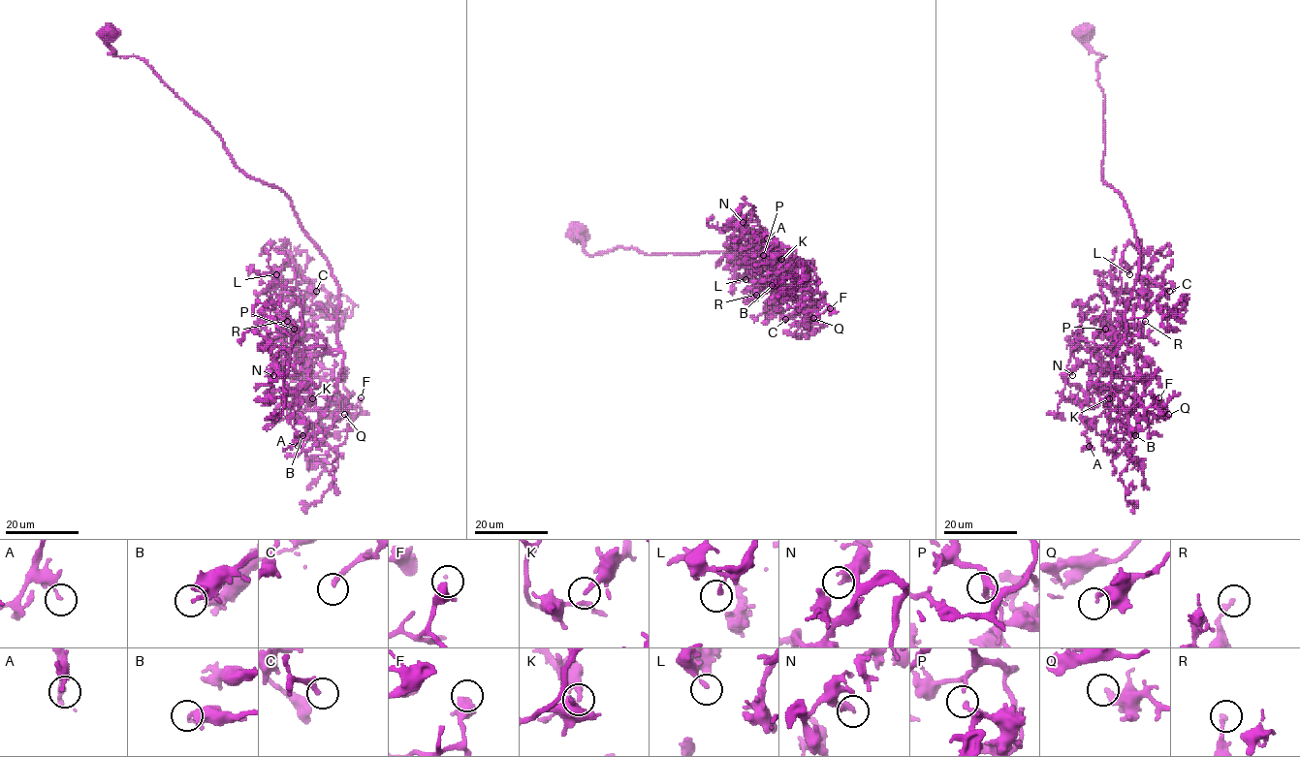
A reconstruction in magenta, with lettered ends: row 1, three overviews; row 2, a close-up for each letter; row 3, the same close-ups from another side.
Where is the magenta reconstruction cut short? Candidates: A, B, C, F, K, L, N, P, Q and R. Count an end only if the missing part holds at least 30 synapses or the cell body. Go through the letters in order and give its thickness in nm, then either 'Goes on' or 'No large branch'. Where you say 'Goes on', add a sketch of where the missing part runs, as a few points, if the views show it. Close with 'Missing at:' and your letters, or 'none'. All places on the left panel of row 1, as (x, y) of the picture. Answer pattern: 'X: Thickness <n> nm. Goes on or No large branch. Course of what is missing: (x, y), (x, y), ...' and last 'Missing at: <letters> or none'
A: Thickness 200 nm. No large branch
B: Thickness 280 nm. No large branch
C: Thickness 260 nm. Goes on. Course of what is missing: (316, 291), (308, 294), (318, 290), (320, 283)
F: Thickness 550 nm. No large branch
K: Thickness 140 nm. No large branch
L: Thickness 150 nm. No large branch
N: Thickness 260 nm. No large branch
P: Thickness 180 nm. No large branch
Q: Thickness 240 nm. No large branch
R: Thickness 200 nm. No large branch
Missing at: C

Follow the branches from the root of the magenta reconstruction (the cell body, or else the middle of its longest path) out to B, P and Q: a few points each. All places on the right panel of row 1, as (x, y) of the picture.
B: (1081, 34), (1104, 56), (1102, 178), (1124, 201), (1139, 252), (1111, 359), (1115, 428), (1135, 435)
P: (1081, 34), (1104, 56), (1097, 65), (1102, 178), (1124, 201), (1139, 252), (1114, 355), (1094, 344), (1105, 329)
Q: (1081, 34), (1104, 56), (1102, 178), (1124, 201), (1139, 252), (1111, 390), (1125, 410), (1140, 402), (1168, 414)

